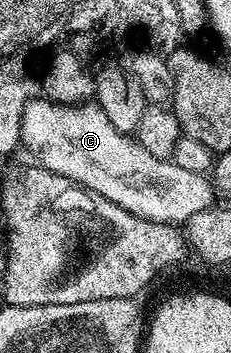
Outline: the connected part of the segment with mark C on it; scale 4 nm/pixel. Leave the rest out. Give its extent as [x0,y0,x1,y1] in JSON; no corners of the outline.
[21,99,215,225]

